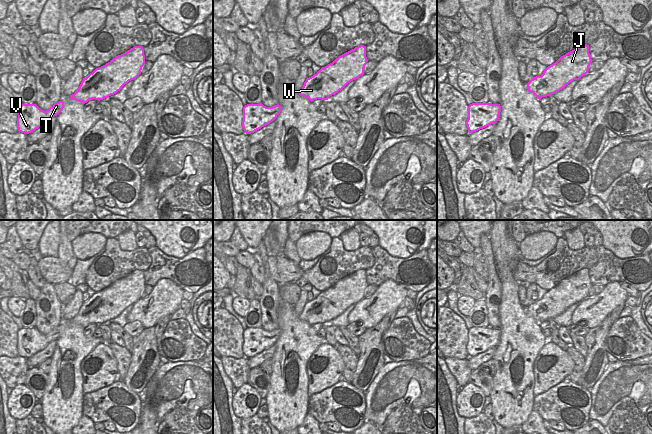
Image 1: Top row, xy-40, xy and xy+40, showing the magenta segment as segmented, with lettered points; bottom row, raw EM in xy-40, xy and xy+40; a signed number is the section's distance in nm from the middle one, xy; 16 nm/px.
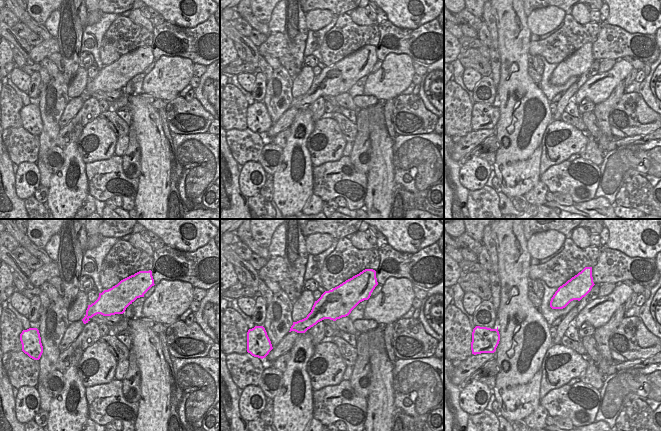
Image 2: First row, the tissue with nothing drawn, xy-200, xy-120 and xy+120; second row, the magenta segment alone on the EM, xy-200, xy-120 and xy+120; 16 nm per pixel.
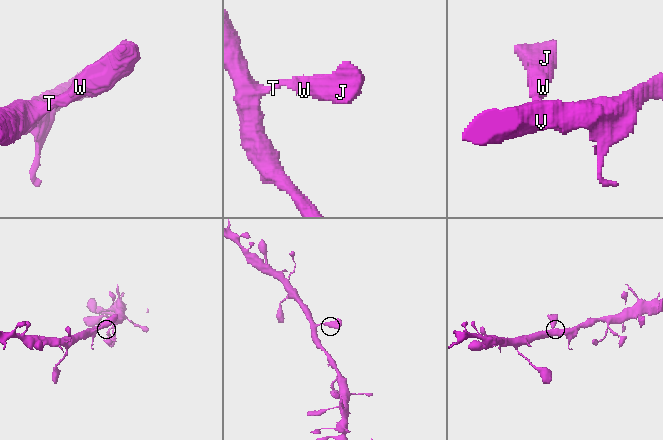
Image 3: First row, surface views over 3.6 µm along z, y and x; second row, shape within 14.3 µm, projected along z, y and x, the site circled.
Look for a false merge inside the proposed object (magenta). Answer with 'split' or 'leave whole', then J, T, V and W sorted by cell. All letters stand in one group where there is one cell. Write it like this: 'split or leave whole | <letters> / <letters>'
leave whole | J T V W

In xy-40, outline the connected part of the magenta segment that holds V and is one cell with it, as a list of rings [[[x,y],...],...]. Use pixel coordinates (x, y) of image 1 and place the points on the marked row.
[[[63,101],[55,103],[46,111],[40,109],[36,104],[22,104],[18,106],[18,131],[24,134],[35,131],[46,124],[50,118],[57,116],[63,108]]]

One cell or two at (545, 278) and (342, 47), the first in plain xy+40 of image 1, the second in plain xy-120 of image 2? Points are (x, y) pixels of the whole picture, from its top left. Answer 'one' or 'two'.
one

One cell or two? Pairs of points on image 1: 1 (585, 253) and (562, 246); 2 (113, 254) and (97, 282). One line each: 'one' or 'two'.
1: one
2: one

